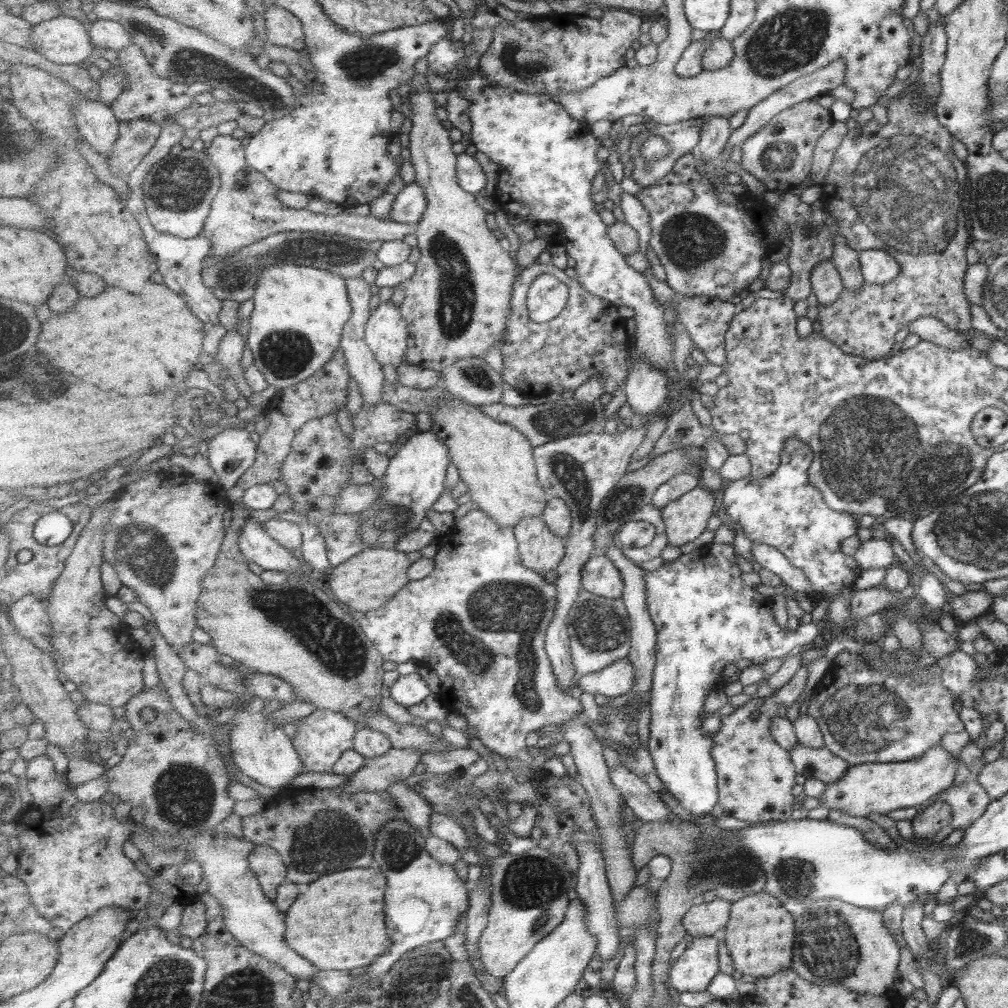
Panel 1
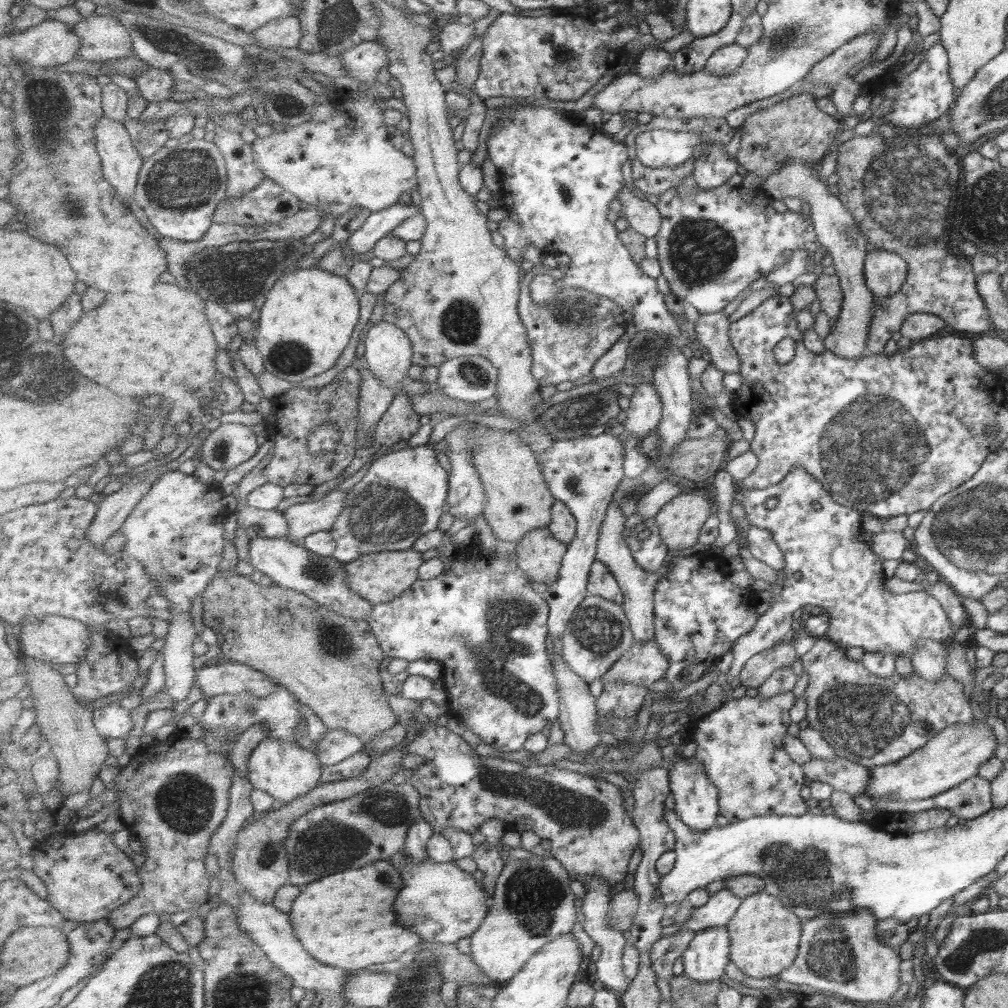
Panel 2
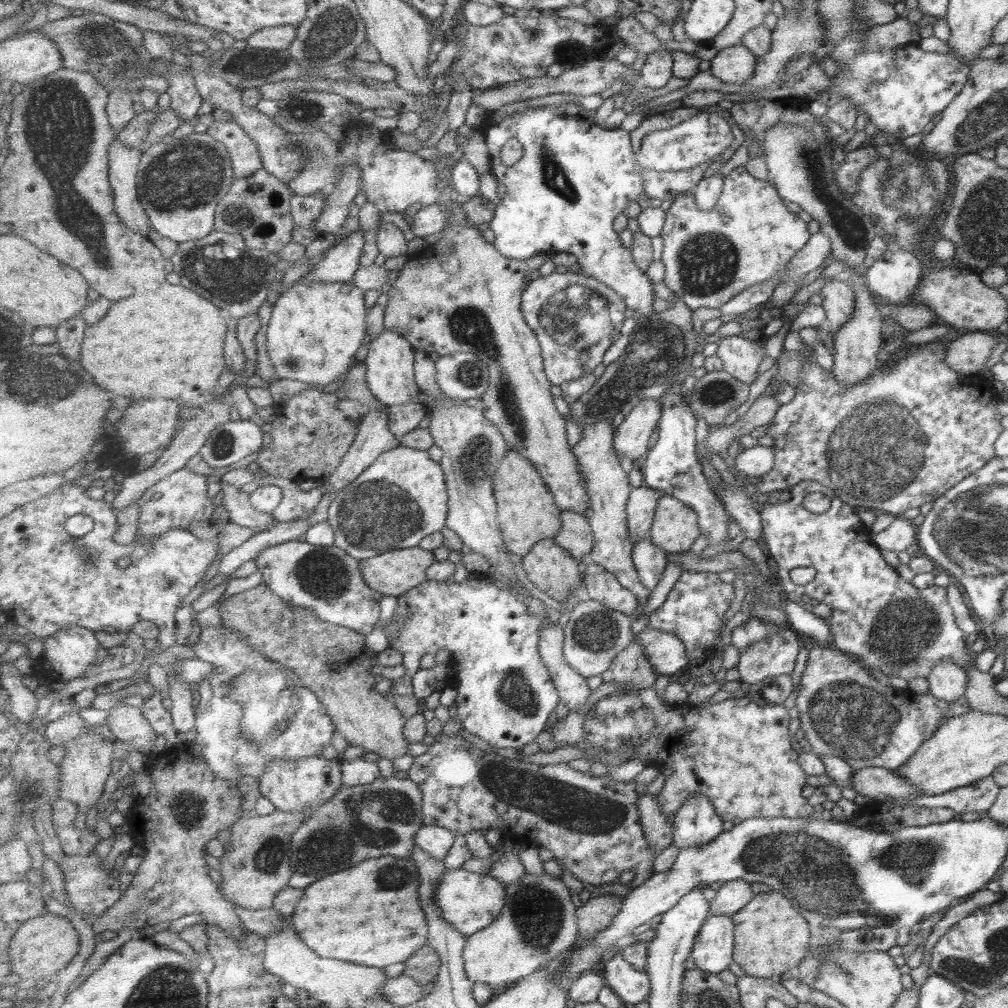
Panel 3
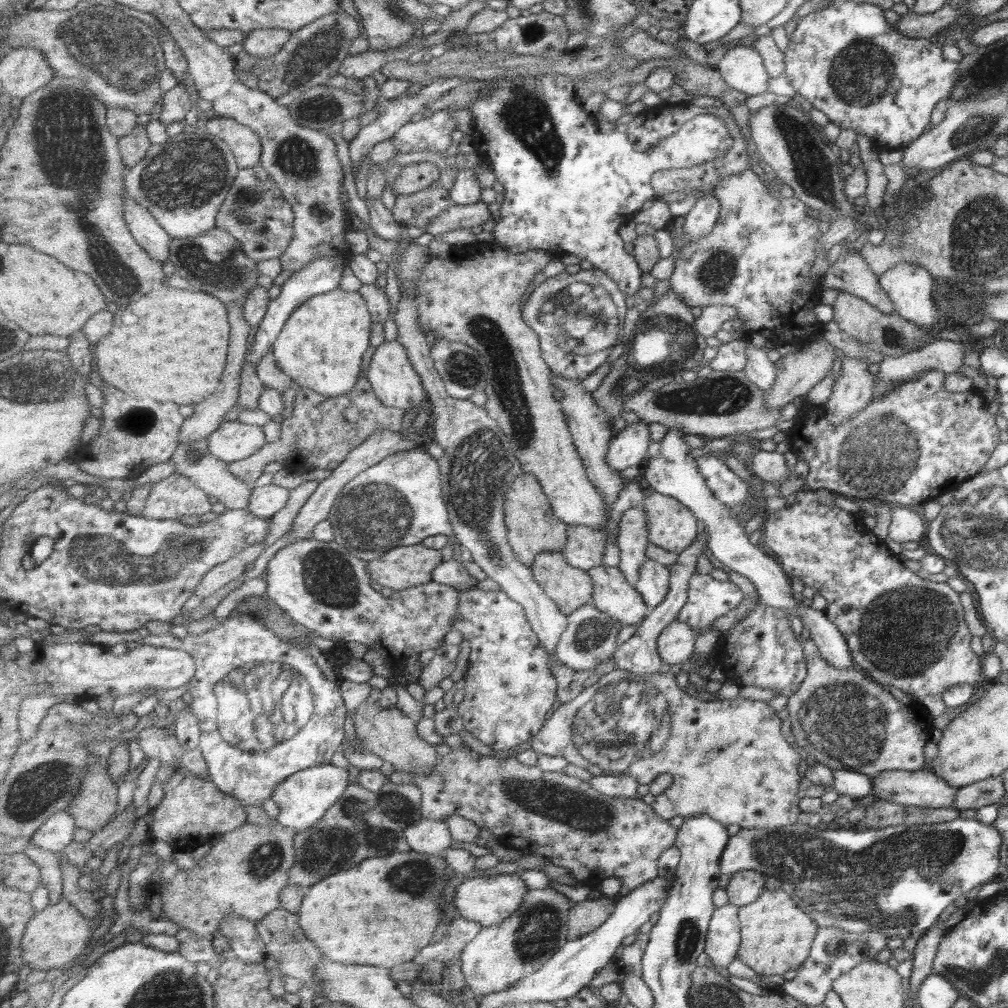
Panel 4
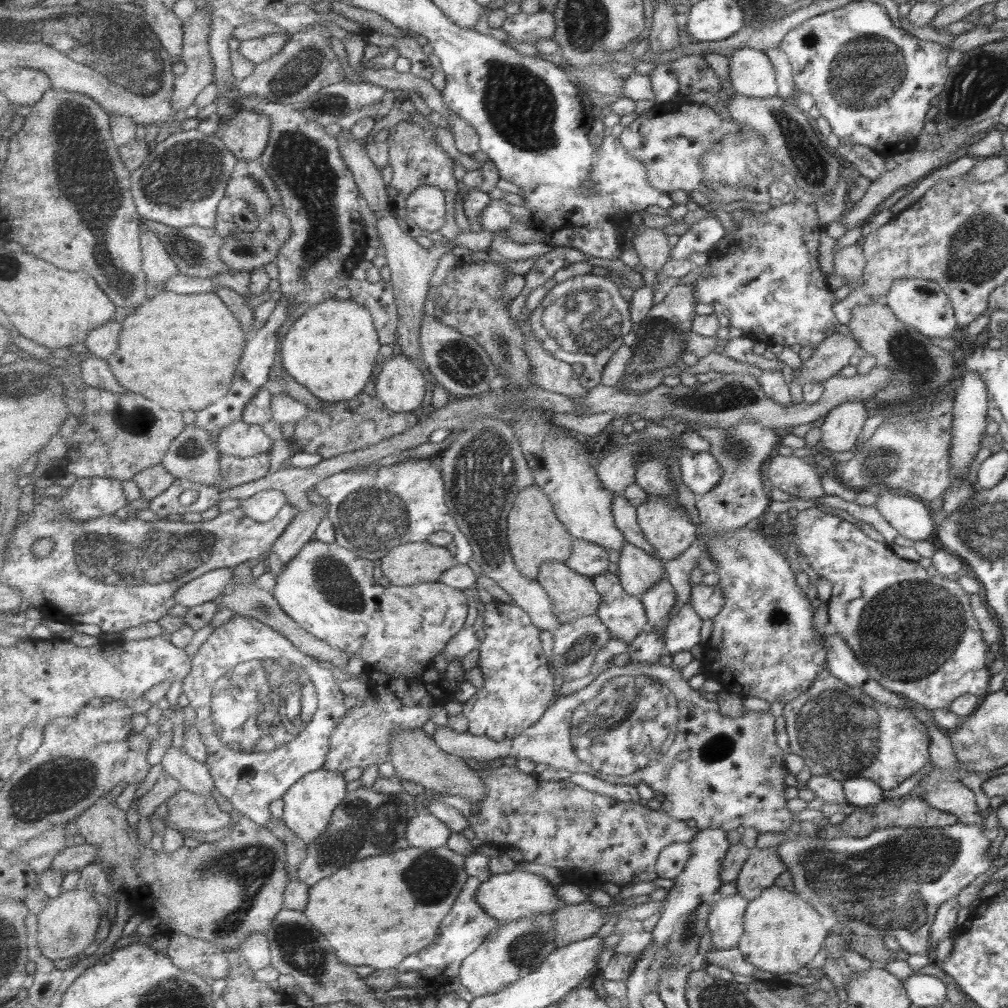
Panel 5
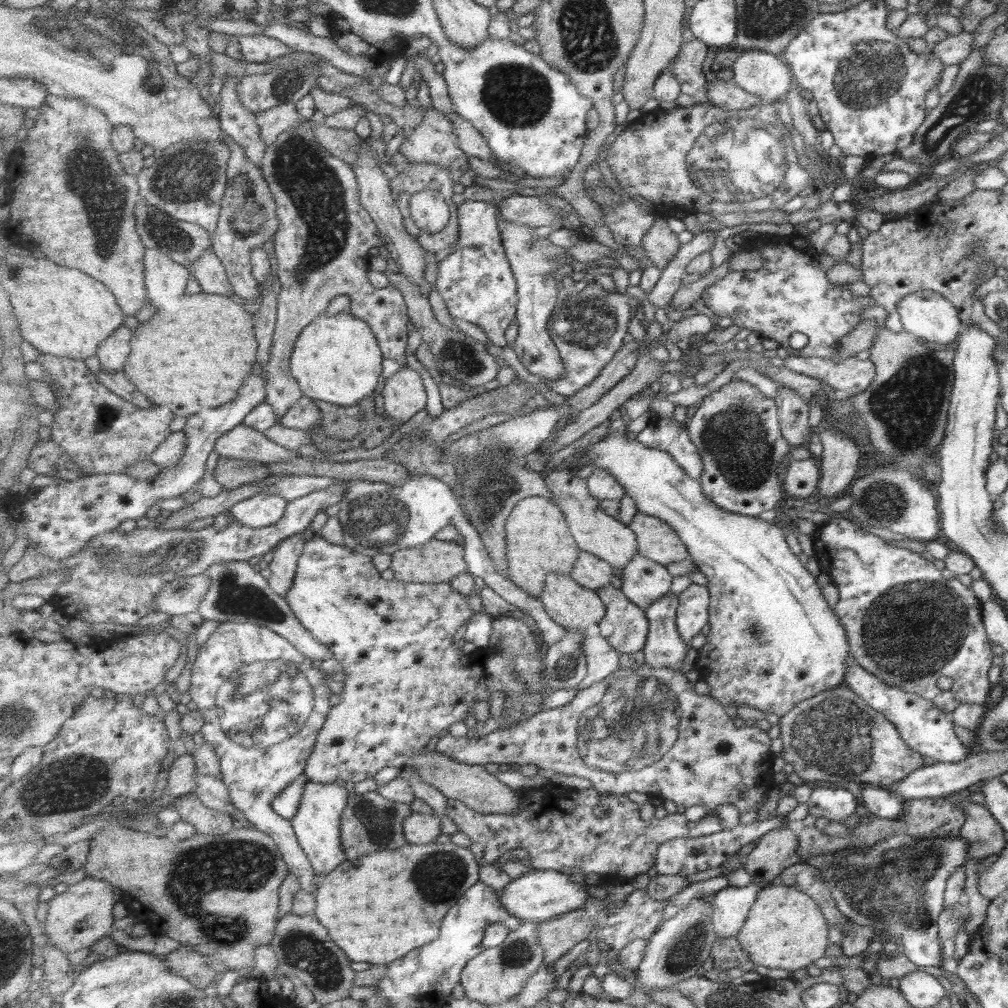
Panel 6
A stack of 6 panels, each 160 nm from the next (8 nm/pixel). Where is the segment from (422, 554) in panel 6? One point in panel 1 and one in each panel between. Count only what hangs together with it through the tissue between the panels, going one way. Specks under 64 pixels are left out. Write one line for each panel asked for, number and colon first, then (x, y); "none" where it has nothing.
1: (364, 583)
2: (380, 577)
3: (394, 573)
4: (404, 567)
5: (408, 564)

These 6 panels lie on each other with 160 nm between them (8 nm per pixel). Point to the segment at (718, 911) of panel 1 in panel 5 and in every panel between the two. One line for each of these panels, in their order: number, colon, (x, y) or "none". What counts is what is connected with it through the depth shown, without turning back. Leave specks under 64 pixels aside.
2: (722, 906)
3: (733, 896)
4: (745, 887)
5: (759, 872)

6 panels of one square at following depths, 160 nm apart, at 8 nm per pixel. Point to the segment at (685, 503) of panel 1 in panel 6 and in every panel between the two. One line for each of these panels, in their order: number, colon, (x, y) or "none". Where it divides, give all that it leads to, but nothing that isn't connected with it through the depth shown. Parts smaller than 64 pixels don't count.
2: (680, 521)
3: (676, 527)
4: (672, 525)
5: (668, 528)
6: (658, 540)

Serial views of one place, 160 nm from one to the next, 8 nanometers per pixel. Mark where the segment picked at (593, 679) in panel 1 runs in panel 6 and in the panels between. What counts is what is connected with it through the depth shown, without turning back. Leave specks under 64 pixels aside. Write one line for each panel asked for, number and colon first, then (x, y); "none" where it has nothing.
2: (643, 664)
3: (667, 652)
4: (677, 643)
5: (683, 631)
6: (693, 613)

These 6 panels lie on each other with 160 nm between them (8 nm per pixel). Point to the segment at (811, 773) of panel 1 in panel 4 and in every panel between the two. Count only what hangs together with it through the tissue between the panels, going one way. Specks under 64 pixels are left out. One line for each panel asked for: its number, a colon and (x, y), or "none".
2: (842, 774)
3: (881, 784)
4: (921, 788)

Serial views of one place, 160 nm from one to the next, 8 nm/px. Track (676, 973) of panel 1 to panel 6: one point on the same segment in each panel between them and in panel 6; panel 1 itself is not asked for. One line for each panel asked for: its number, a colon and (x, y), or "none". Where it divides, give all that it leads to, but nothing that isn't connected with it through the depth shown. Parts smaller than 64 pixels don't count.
2: (708, 956)
3: (714, 952)
4: (724, 939)
5: (726, 920)
6: (731, 906)

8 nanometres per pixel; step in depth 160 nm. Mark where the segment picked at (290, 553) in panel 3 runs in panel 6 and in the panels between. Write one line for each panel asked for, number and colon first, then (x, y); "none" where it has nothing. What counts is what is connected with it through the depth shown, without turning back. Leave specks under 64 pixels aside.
4: (322, 585)
5: (329, 590)
6: (406, 682)

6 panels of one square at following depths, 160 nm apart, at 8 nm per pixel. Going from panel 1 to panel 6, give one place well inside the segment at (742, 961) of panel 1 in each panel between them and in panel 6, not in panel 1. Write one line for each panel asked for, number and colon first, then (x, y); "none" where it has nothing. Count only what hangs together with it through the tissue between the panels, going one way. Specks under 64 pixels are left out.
2: (765, 935)
3: (772, 937)
4: (776, 936)
5: (783, 933)
6: (784, 929)

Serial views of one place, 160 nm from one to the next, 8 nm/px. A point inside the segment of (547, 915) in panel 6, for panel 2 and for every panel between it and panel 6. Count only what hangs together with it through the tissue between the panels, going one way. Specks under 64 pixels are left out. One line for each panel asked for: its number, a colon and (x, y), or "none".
2: (441, 902)
3: (470, 902)
4: (490, 900)
5: (507, 897)

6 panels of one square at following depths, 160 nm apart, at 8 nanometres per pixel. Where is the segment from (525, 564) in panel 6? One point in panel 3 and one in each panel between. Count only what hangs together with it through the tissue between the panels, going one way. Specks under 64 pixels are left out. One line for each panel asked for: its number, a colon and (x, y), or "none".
3: (528, 512)
4: (533, 527)
5: (536, 534)

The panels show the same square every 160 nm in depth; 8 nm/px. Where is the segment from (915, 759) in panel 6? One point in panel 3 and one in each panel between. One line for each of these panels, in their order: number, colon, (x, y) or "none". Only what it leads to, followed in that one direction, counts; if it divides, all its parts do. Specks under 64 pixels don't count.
3: (844, 712)
4: (846, 721)
5: (839, 731)

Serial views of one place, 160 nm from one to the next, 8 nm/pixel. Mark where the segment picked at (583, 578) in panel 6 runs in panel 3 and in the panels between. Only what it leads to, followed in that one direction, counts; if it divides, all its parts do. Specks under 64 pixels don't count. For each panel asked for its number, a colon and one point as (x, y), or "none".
3: (576, 536)
4: (586, 548)
5: (588, 558)

